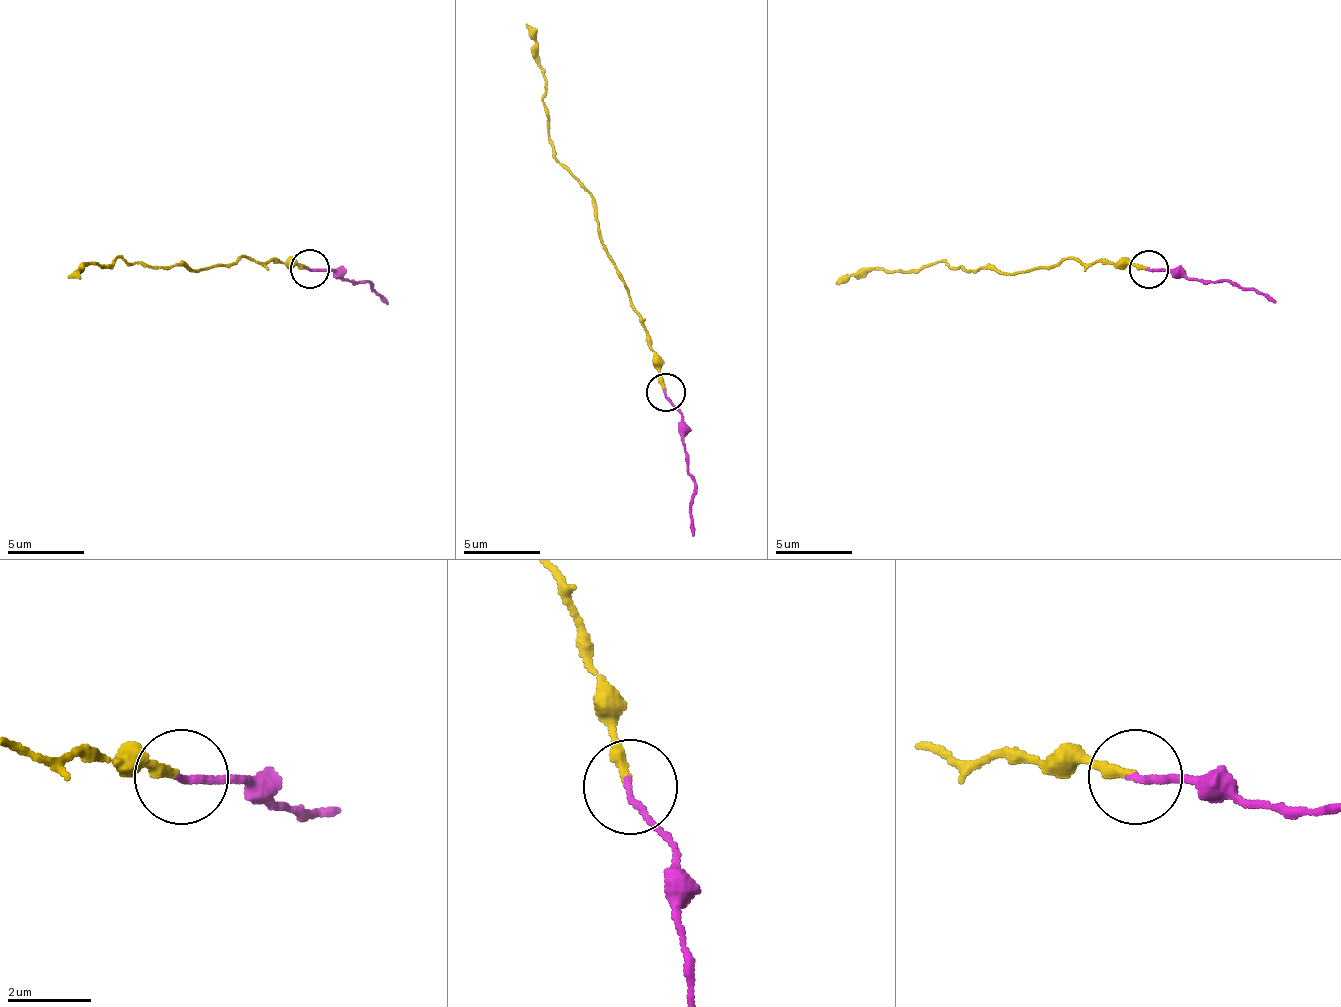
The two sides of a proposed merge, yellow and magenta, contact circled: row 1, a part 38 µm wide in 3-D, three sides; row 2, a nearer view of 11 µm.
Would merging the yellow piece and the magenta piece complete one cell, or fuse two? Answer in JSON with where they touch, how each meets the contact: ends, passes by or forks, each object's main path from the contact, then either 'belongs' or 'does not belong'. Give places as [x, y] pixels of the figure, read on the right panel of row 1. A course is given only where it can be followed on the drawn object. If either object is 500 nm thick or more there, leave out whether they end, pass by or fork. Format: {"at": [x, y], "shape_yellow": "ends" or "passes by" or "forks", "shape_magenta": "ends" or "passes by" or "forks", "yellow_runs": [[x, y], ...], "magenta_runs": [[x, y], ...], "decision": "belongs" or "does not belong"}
{"at": [1148, 269], "shape_yellow": "ends", "shape_magenta": "ends", "yellow_runs": [[1147, 268], [1081, 265], [1071, 257], [1020, 273], [995, 273], [937, 262], [874, 270], [834, 282]], "magenta_runs": [[1147, 268], [1183, 272], [1206, 283], [1227, 279], [1276, 302]], "decision": "does not belong"}

